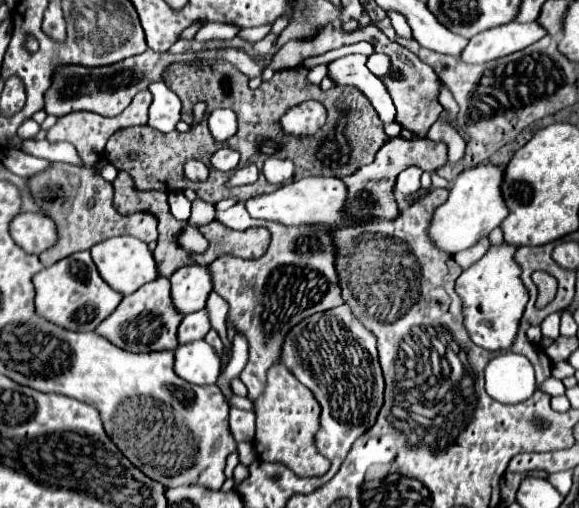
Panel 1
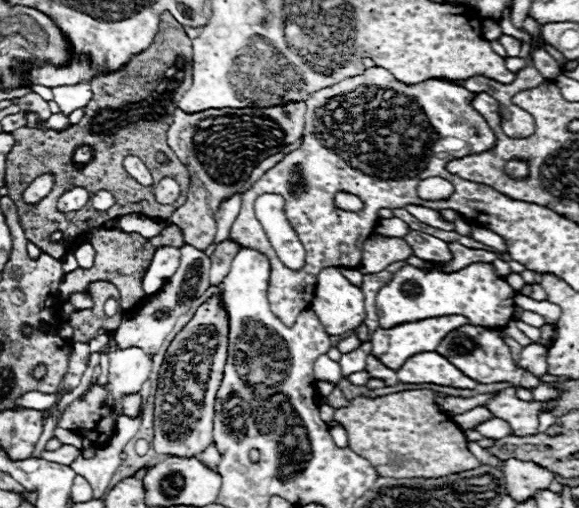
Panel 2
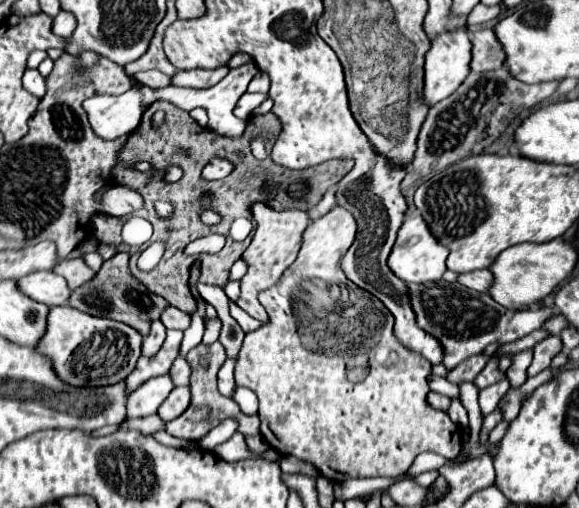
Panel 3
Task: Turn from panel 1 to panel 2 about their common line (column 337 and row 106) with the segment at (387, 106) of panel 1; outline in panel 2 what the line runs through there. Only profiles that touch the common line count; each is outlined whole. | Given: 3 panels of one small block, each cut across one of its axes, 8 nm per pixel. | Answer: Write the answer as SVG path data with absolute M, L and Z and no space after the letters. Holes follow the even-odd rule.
M88 82L74 84L74 86L56 86L52 88L54 102L60 106L60 112L70 114L82 106L86 106L92 98L92 88Z

